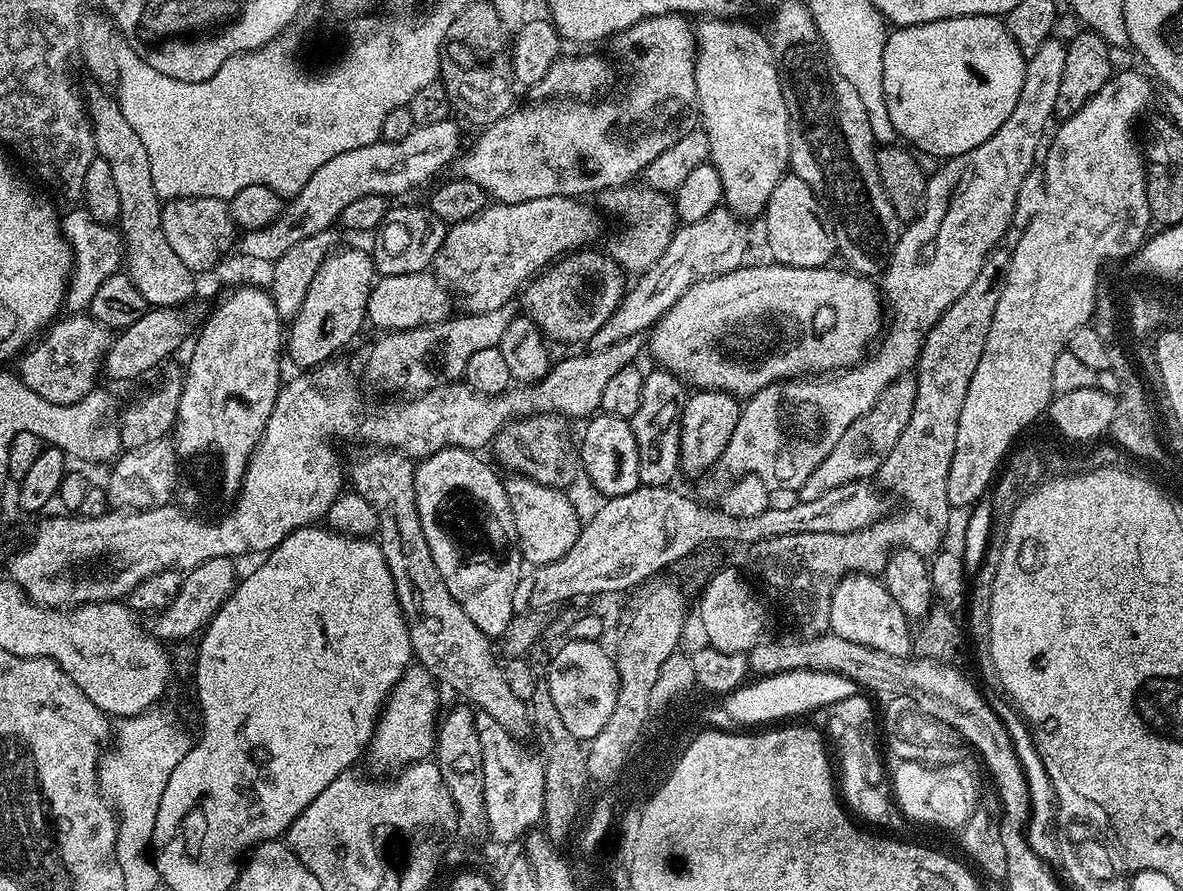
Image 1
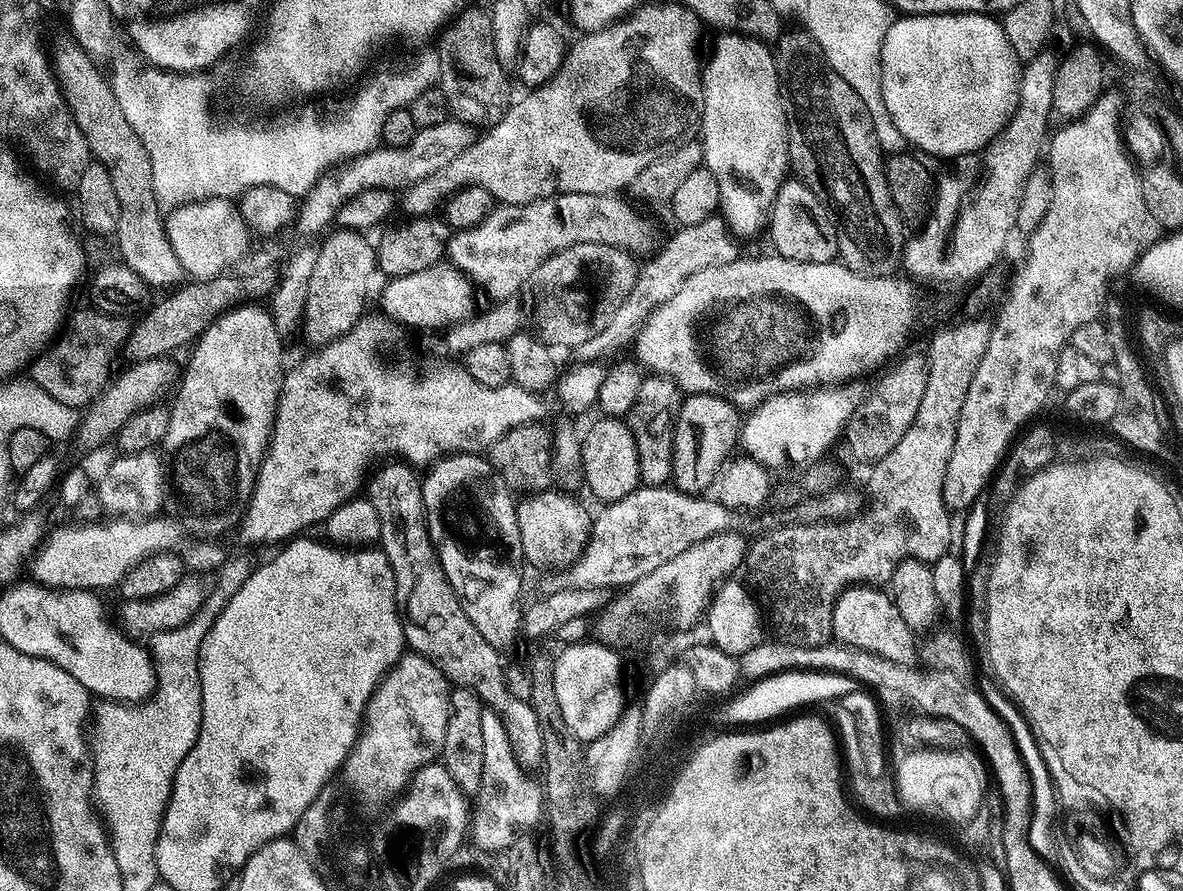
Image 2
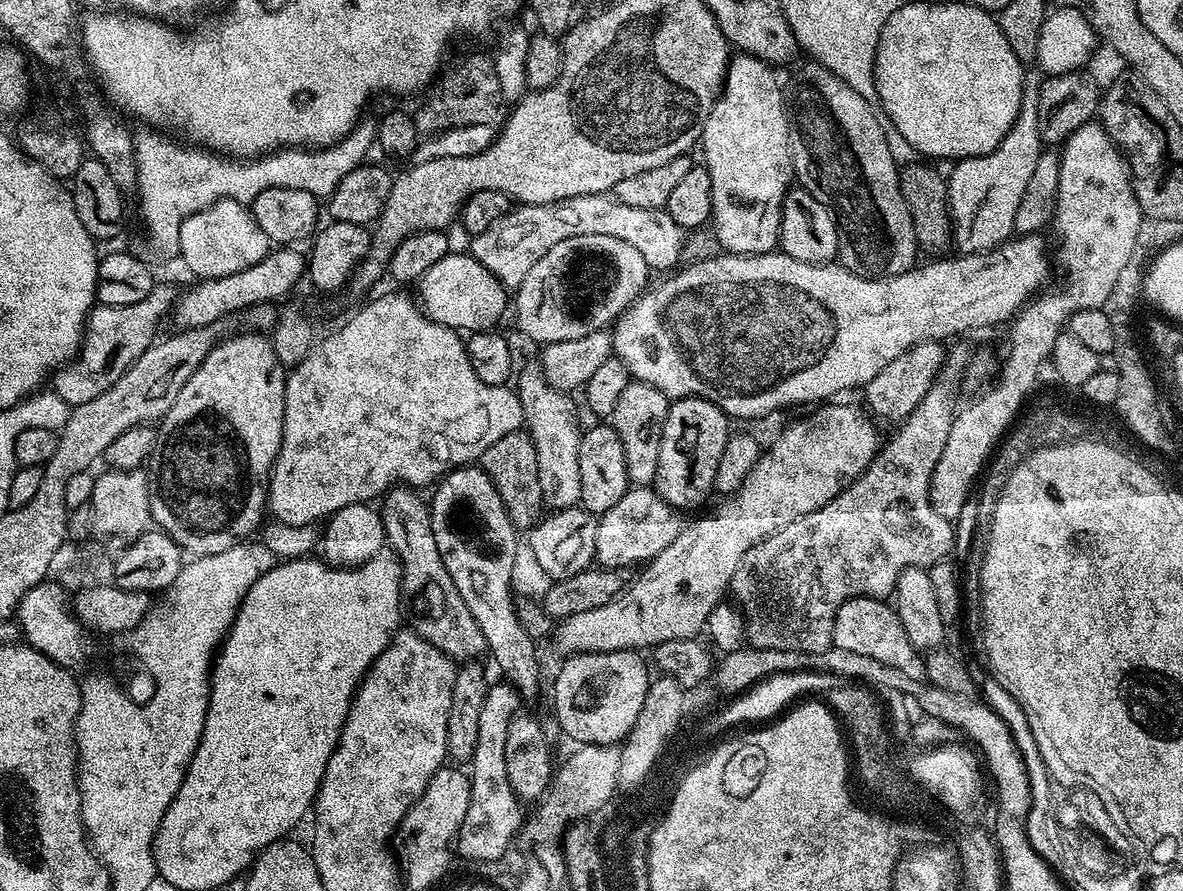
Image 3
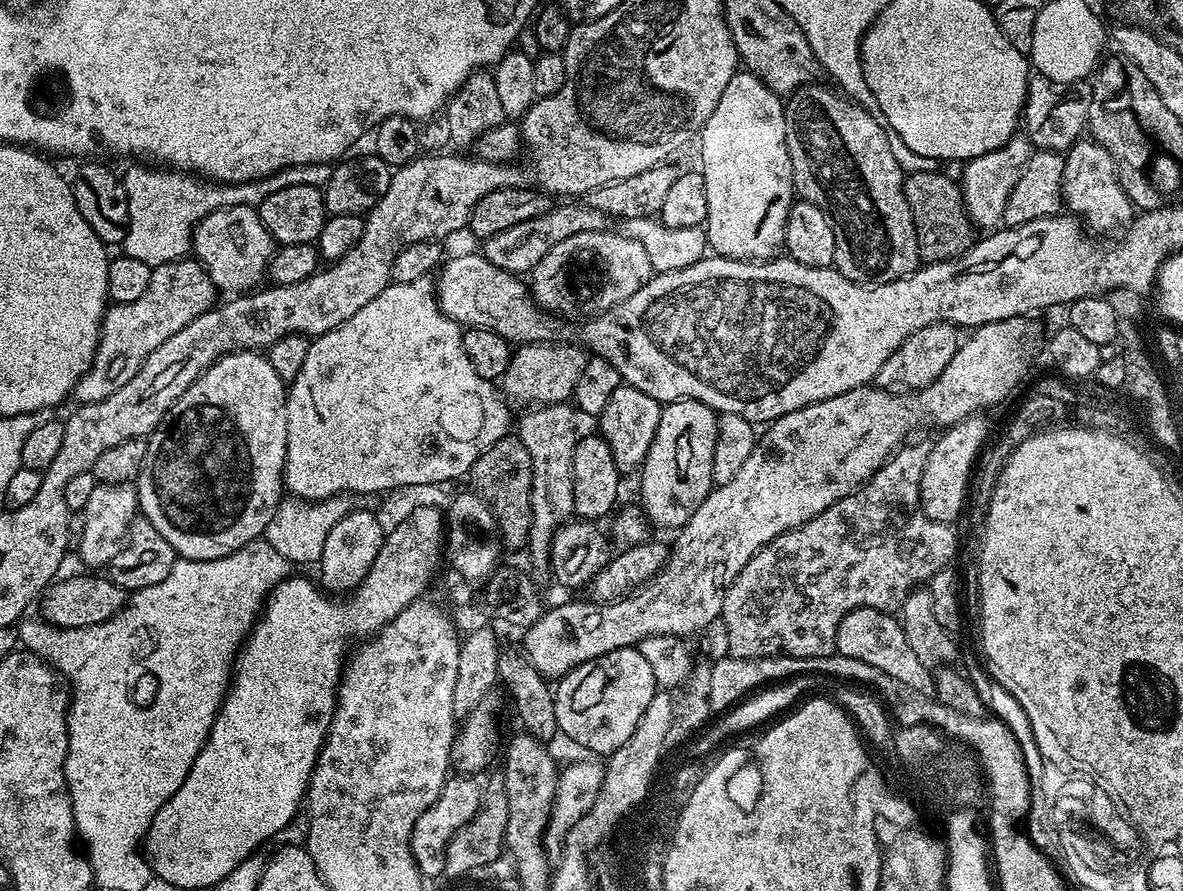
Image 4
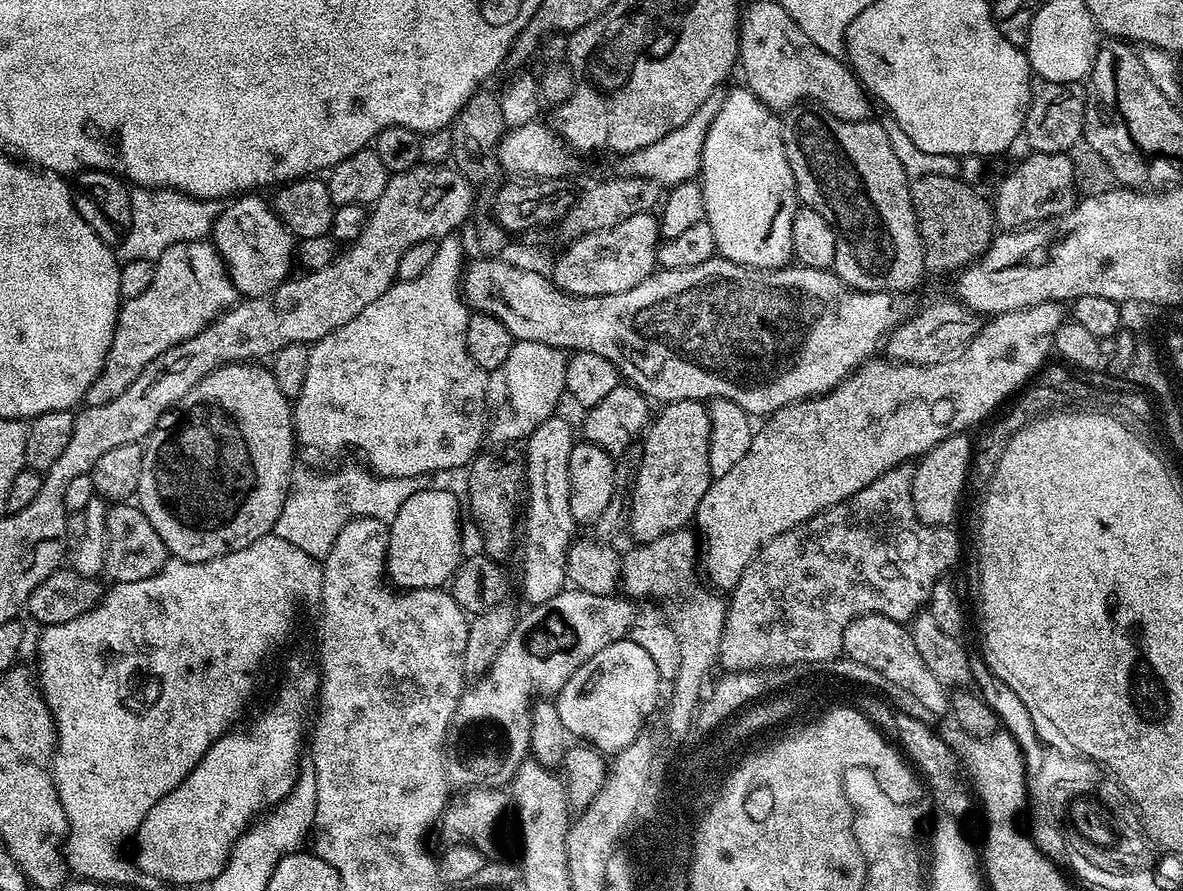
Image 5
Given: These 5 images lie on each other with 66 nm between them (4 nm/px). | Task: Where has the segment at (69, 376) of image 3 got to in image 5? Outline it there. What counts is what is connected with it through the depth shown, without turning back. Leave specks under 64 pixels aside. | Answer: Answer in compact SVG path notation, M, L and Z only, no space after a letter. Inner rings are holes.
M207 239L194 242L178 242L178 246L170 246L155 260L153 281L146 290L137 297L125 299L120 305L120 313L116 319L116 329L110 350L106 354L106 362L94 378L90 390L86 390L83 403L87 406L106 406L106 402L114 402L146 366L154 358L158 358L166 350L178 346L186 338L194 338L206 326L210 326L220 313L228 311L237 303L238 293L232 280L228 276L228 269L224 266L224 260L216 253L215 244Z

